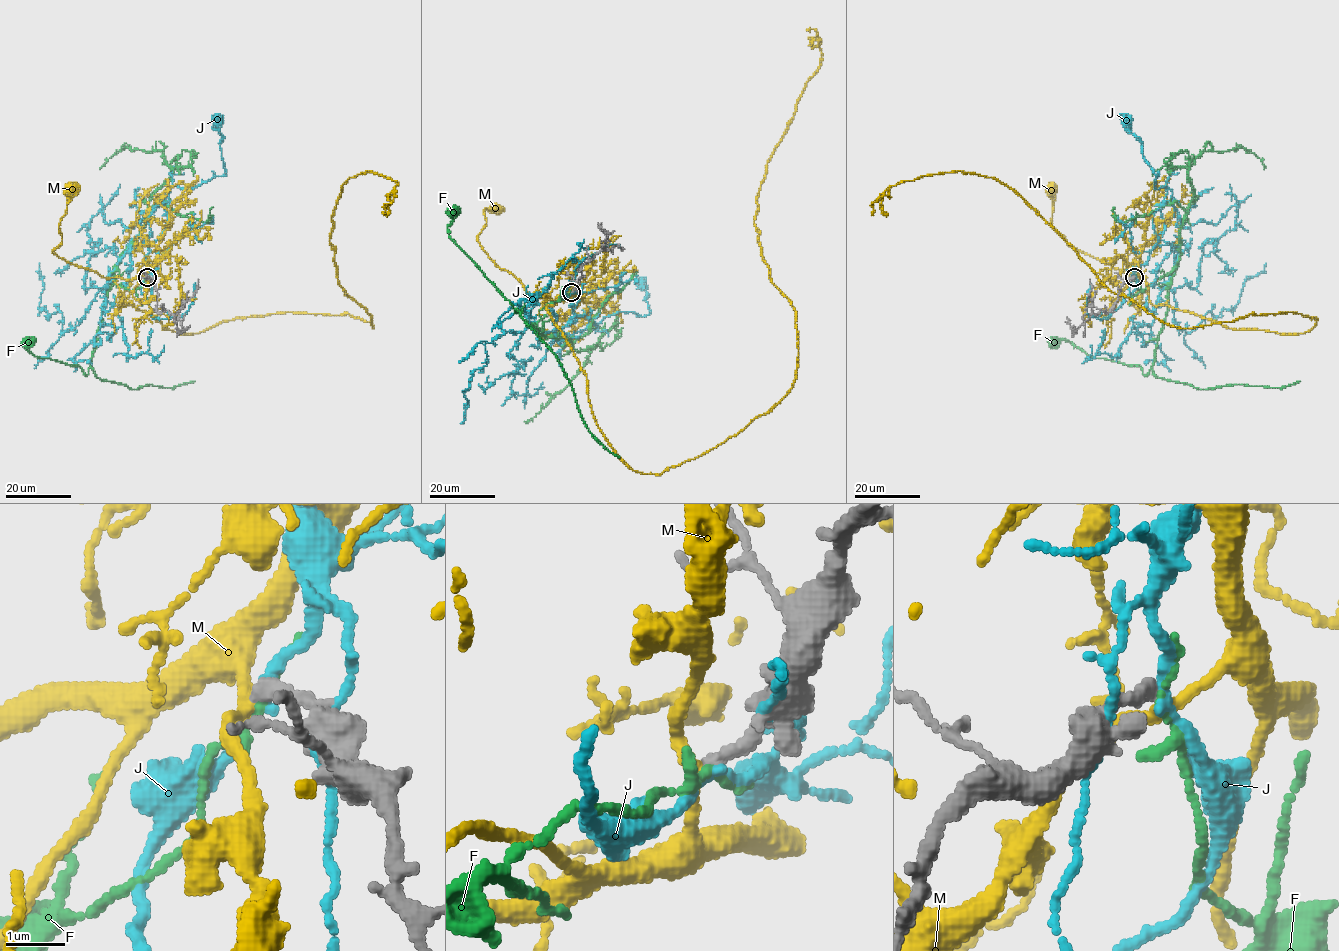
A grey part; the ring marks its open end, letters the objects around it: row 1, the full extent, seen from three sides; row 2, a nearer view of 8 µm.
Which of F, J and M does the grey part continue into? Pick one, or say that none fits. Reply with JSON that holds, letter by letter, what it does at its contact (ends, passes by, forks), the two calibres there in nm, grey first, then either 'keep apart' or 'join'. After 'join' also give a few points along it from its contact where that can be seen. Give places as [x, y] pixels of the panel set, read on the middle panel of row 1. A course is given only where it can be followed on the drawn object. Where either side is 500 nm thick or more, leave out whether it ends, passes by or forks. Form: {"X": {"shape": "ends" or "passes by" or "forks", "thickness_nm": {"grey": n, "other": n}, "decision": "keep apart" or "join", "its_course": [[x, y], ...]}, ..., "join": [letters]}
{"F": {"shape": "forks", "thickness_nm": {"grey": 240, "other": 100}, "decision": "keep apart"}, "J": {"shape": "passes by", "thickness_nm": {"grey": 240, "other": 170}, "decision": "keep apart"}, "M": {"shape": "passes by", "thickness_nm": {"grey": 220, "other": 190}, "decision": "keep apart"}, "join": []}

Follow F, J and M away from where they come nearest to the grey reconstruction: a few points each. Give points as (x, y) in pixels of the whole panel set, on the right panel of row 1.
F: (1134, 277), (1143, 290), (1174, 270), (1152, 370), (1156, 375), (1198, 389), (1285, 387), (1299, 380)
J: (1134, 277), (1134, 269), (1148, 259), (1158, 238), (1152, 216), (1171, 191), (1154, 187), (1158, 175), (1126, 122)
M: (1134, 277), (1146, 277), (1127, 274), (1073, 248), (1066, 242), (1052, 226), (1052, 191)

